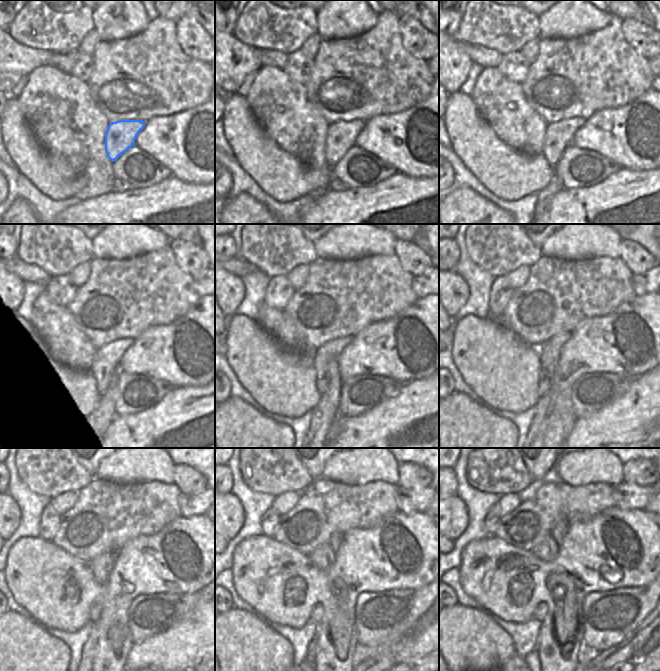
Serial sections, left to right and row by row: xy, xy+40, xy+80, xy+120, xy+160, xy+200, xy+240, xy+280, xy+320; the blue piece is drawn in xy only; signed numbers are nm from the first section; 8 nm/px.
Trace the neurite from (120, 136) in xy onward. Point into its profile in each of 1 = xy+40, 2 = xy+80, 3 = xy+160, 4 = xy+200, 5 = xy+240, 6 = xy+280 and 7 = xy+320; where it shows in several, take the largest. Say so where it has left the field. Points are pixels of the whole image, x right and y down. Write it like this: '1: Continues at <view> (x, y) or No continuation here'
1: Continues at xy+40 (341, 136)
2: Continues at xy+80 (559, 136)
3: Continues at xy+160 (321, 364)
4: Continues at xy+200 (545, 380)
5: Continues at xy+240 (95, 609)
6: Continues at xy+280 (317, 611)
7: Continues at xy+320 (540, 610)

